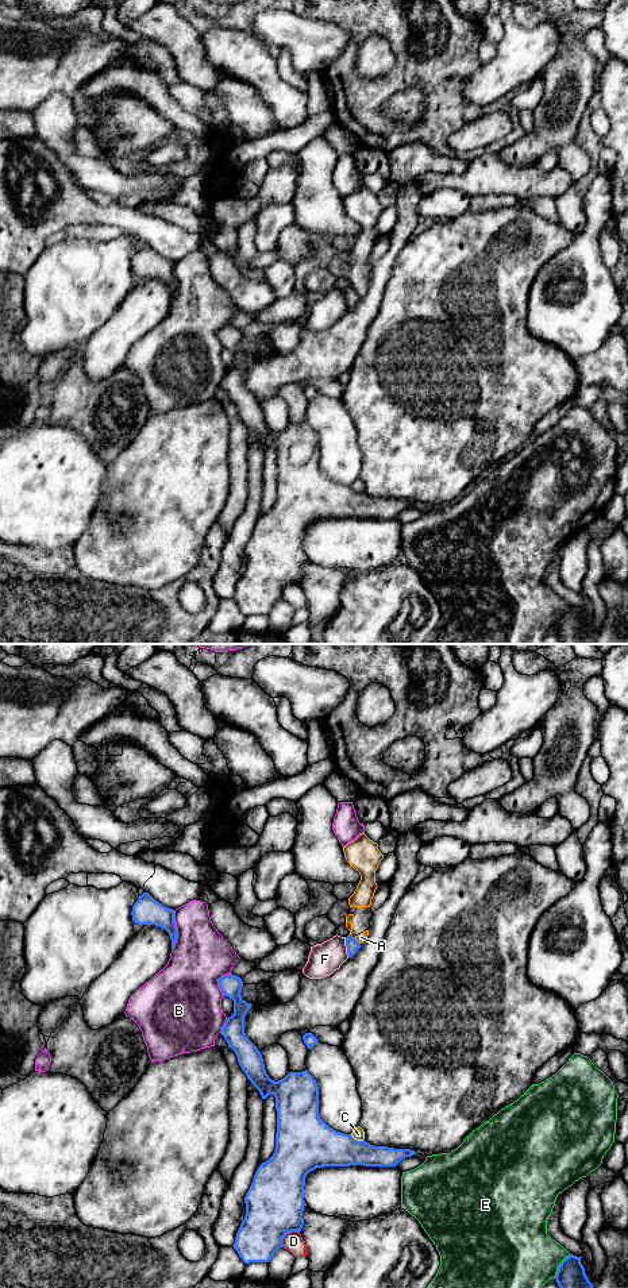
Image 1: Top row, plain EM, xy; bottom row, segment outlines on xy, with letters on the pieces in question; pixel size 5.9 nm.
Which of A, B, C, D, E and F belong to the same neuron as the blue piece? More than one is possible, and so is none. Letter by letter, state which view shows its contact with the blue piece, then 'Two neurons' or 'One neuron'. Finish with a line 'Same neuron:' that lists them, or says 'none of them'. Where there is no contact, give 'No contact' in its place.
A: Touches blue in xy. Two neurons
B: Touches blue in xy. Two neurons
C: Touches blue in xy. Two neurons
D: Touches blue in xy. Two neurons
E: Touches blue in xy. Two neurons
F: Touches blue in xy. Two neurons
Same neuron: none of them

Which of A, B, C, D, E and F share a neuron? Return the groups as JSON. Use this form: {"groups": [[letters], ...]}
{"groups": [["A", "E"], ["B"], ["C"], ["D"], ["F"]]}

